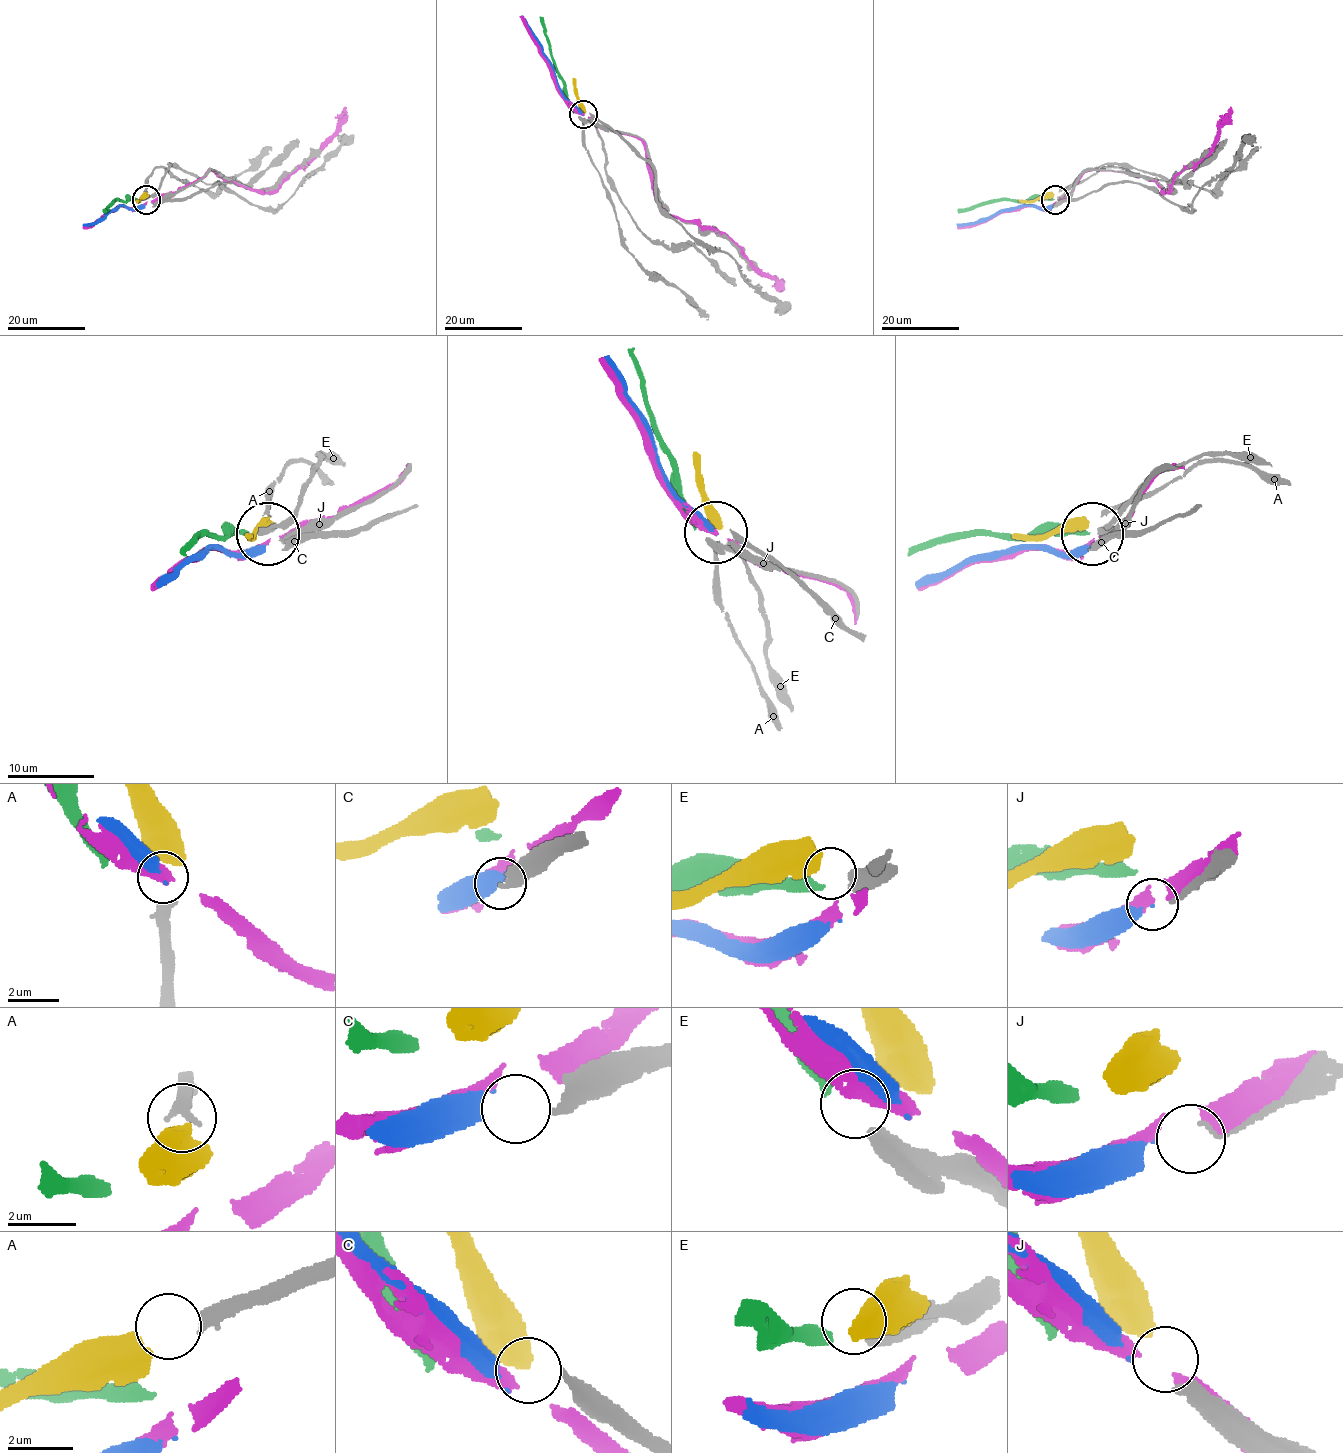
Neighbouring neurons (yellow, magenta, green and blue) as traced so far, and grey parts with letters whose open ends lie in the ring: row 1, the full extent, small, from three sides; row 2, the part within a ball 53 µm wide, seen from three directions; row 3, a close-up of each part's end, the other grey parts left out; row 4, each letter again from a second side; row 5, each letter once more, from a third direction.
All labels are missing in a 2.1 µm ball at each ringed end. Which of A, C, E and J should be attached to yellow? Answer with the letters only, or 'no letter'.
A

